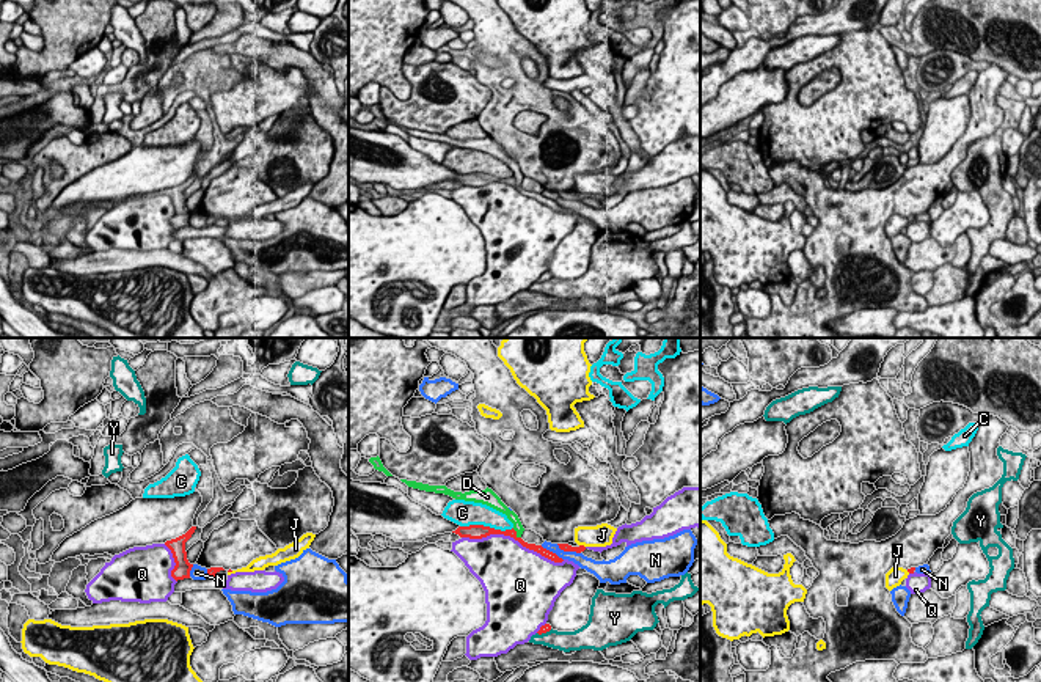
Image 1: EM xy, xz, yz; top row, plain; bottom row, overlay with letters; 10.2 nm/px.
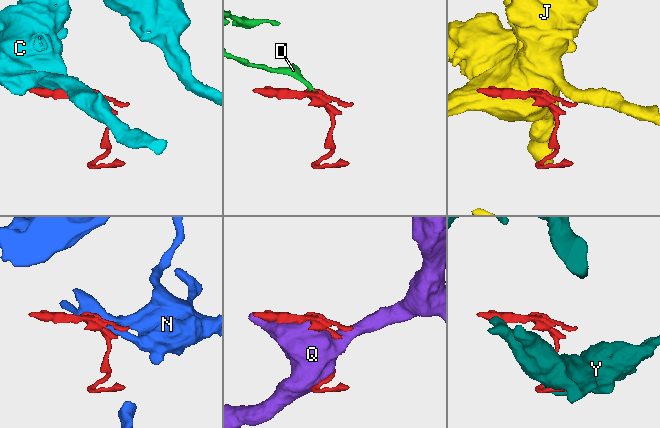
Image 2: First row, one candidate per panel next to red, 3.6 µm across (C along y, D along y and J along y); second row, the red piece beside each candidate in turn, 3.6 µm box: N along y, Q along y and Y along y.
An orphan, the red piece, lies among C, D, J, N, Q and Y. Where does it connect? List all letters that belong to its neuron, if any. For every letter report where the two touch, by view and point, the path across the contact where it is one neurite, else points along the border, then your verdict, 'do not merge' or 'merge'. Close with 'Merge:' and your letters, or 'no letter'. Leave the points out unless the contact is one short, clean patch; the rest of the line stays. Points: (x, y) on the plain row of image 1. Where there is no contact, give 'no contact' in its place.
C: contact xz (487, 175); do not merge
D: contact xz (515, 181); way xz (512, 181), (515, 181), (517, 173); merge
J: contact xz (583, 194); border xz (580, 192), (584, 195); do not merge
N: contact xz (569, 198); do not merge
Q: contact xz (514, 186); do not merge
Y: contact xz (544, 280); do not merge
Merge: D

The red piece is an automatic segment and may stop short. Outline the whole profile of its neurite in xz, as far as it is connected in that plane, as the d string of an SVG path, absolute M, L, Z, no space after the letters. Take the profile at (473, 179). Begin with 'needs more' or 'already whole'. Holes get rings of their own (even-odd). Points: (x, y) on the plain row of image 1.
needs more; M400 127L402 130L405 130L408 135L413 137L419 137L419 138L426 138L426 140L435 140L435 141L444 141L449 143L455 148L465 148L465 149L474 149L474 151L482 151L487 152L502 162L507 163L507 167L513 171L512 178L495 178L490 174L484 174L484 173L469 173L469 174L458 174L455 179L455 182L458 182L460 185L469 185L469 187L482 187L487 185L490 182L504 182L504 184L510 184L515 189L518 189L523 195L534 198L537 201L540 201L542 204L554 209L554 211L562 211L564 207L559 206L556 201L543 196L542 193L535 193L535 192L528 192L521 187L521 182L524 179L518 163L510 159L502 149L501 146L491 138L491 137L485 137L485 138L469 138L469 140L454 140L451 137L447 137L446 134L429 134L429 132L422 132L422 130L416 130L416 129L407 129L407 127Z

